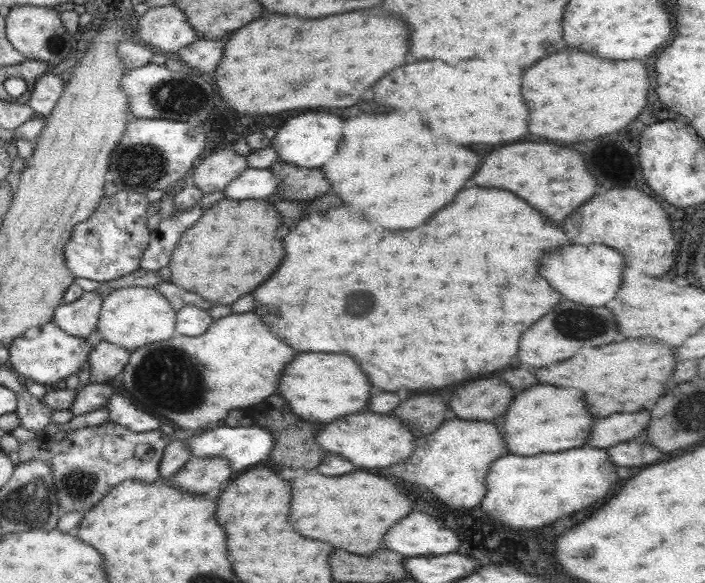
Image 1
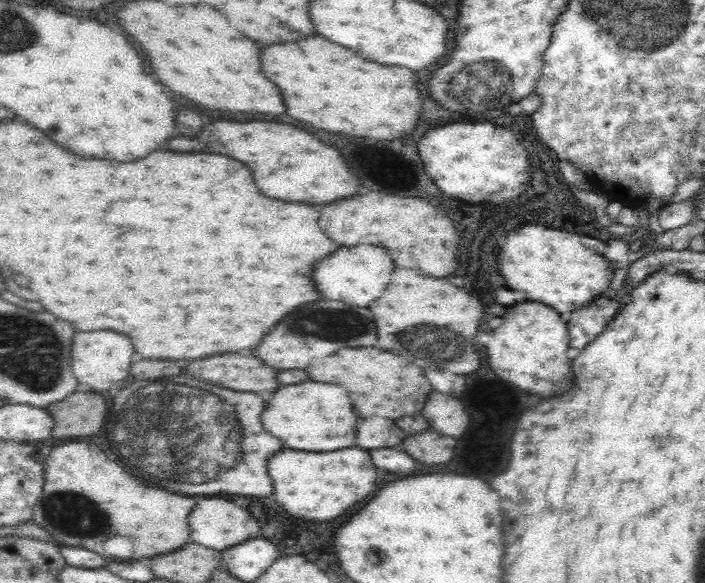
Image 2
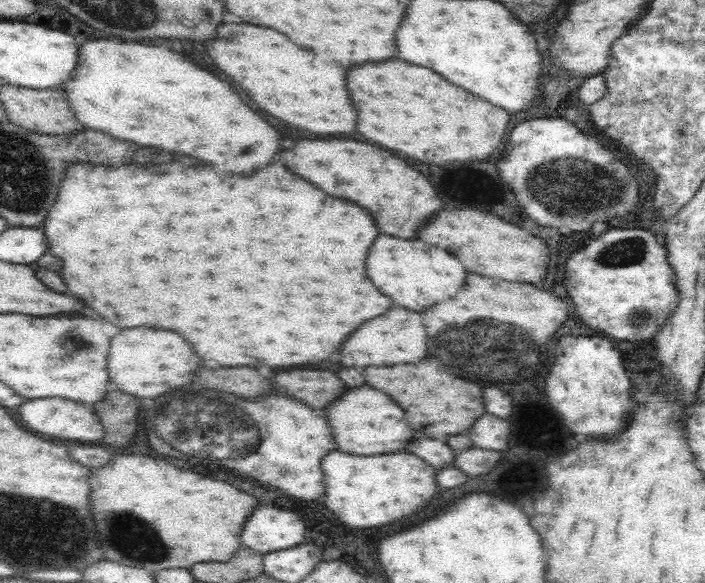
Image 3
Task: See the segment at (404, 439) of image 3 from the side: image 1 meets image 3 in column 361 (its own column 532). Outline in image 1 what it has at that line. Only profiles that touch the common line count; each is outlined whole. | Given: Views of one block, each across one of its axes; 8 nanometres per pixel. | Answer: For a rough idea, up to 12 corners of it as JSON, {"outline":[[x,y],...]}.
{"outline":[[531,386],[495,422],[507,453],[583,446],[595,418],[575,388]]}

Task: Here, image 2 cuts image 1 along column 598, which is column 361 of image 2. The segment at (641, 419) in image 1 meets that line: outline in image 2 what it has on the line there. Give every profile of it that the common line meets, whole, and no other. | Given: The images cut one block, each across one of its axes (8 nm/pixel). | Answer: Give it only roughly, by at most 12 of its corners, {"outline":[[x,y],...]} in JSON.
{"outline":[[380,416],[358,420],[356,446],[397,448],[404,434]]}

